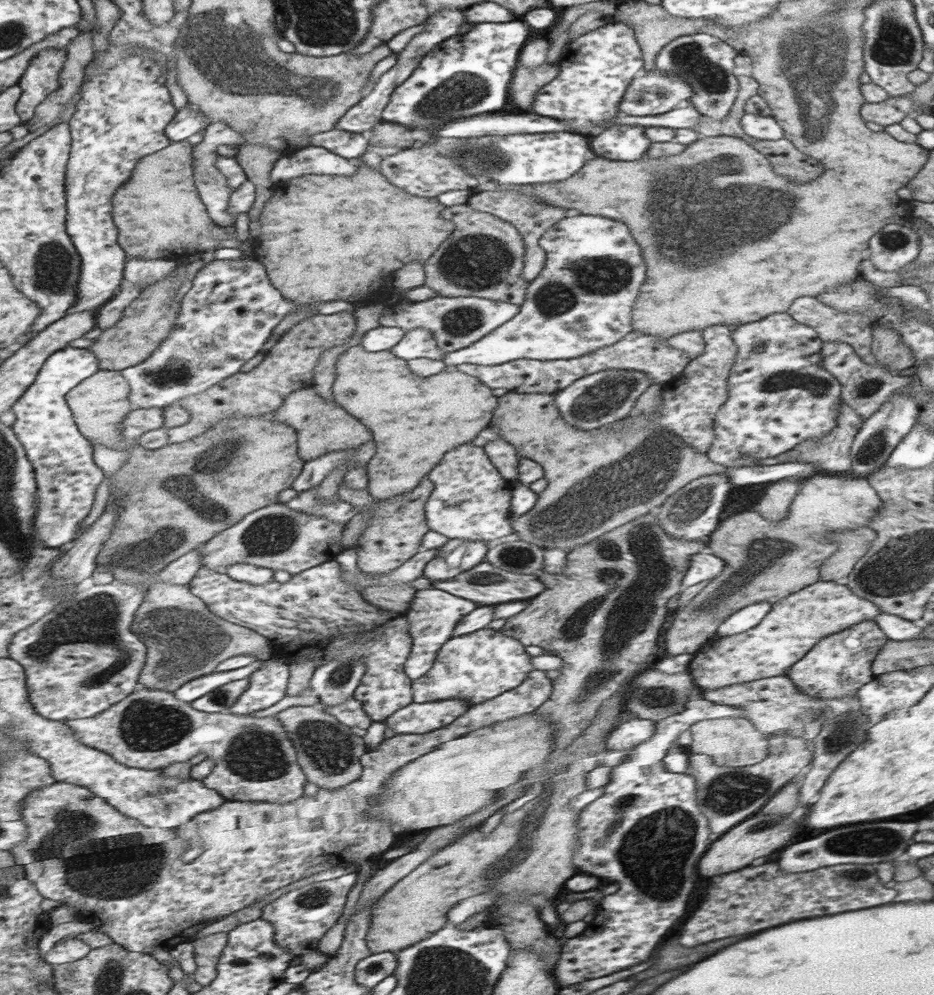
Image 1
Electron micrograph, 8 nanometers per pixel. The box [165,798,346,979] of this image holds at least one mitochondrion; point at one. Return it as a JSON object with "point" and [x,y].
{"point":[313,898]}

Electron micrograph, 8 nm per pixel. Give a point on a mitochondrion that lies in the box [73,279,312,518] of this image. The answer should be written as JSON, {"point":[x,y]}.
{"point":[174,373]}

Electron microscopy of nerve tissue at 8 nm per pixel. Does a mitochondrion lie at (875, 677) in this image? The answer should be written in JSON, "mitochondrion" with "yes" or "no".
{"mitochondrion":"no"}

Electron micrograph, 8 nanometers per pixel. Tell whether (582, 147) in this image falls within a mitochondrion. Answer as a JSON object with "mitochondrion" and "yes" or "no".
{"mitochondrion":"no"}

